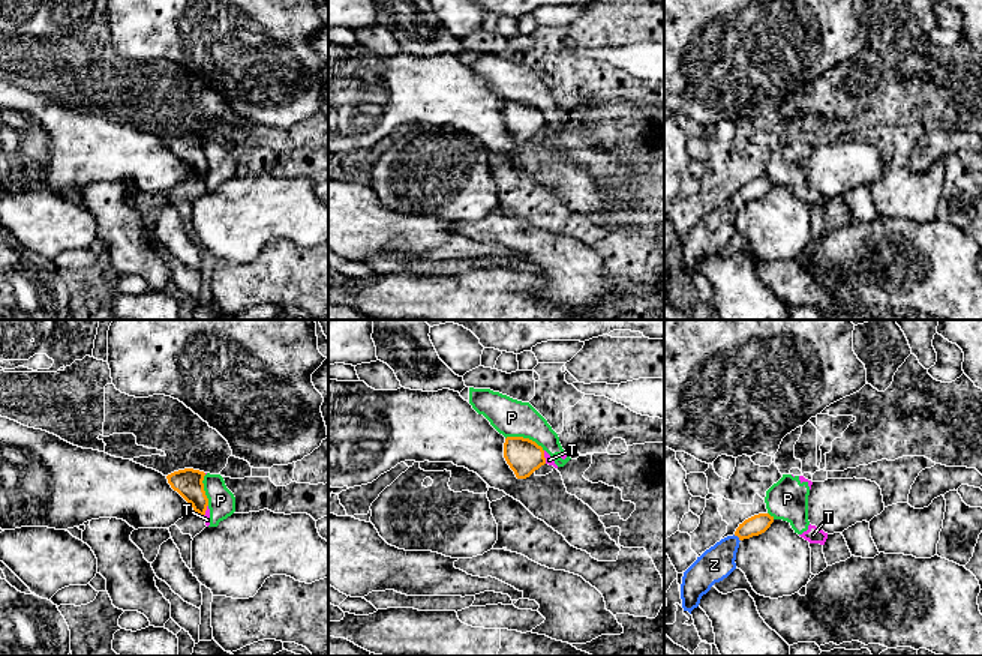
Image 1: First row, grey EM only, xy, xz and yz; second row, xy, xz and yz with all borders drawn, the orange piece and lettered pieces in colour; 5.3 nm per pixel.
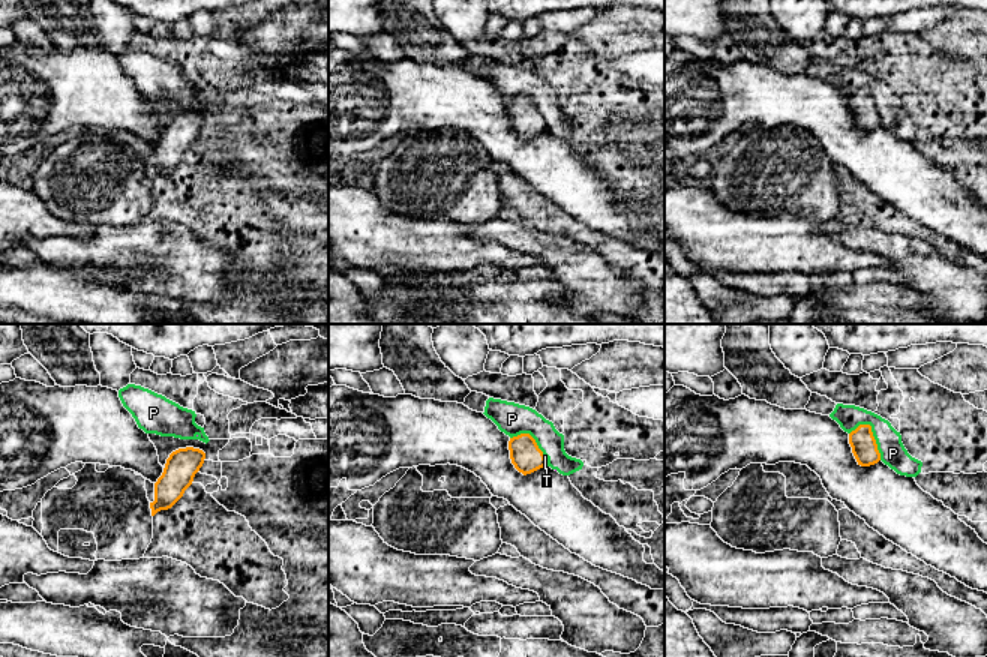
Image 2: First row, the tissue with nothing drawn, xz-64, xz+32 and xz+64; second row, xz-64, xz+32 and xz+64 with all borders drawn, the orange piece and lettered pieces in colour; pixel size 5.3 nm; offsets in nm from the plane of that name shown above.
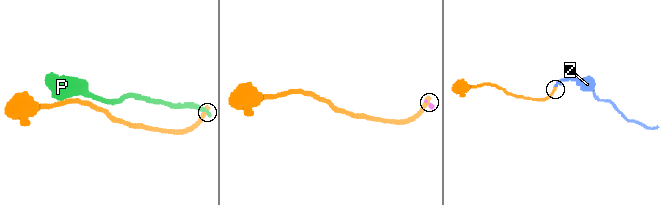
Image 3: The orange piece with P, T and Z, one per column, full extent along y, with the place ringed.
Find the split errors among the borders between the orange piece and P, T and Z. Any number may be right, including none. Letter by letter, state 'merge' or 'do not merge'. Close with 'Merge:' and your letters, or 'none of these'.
P: do not merge
T: do not merge
Z: merge
Merge: Z

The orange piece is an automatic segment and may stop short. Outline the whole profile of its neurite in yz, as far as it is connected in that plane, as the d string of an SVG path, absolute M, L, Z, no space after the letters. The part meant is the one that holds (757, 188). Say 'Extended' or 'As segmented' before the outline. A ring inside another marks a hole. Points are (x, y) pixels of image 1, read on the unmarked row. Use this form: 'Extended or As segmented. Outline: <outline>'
Extended. Outline: M769 177L754 179L739 188L733 200L721 203L697 221L682 240L681 263L684 275L691 278L699 270L702 260L736 233L735 224L739 206L765 197L772 186L774 180Z

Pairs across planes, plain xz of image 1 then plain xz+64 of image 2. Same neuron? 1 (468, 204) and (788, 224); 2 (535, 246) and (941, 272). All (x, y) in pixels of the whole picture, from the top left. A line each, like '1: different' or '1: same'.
1: different
2: same

